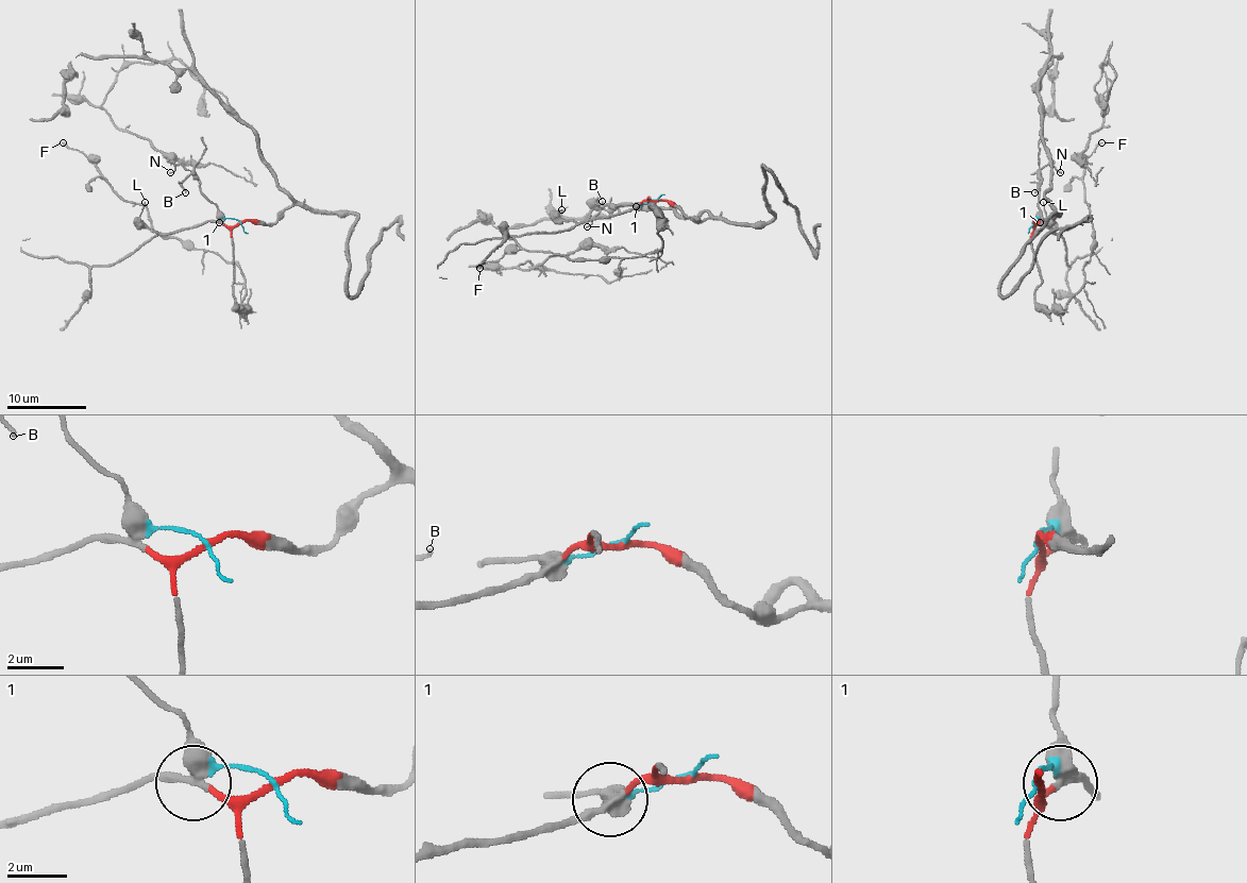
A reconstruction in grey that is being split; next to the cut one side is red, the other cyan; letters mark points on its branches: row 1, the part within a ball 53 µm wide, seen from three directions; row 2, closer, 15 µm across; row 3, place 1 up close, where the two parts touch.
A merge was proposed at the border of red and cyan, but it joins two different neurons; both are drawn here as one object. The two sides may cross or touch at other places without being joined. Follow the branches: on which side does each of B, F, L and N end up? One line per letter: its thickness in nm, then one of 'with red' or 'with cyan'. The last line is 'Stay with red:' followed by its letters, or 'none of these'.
B: 120 nm | with cyan
F: 140 nm | with red
L: 100 nm | with red
N: 120 nm | with cyan
Stay with red: F, L

